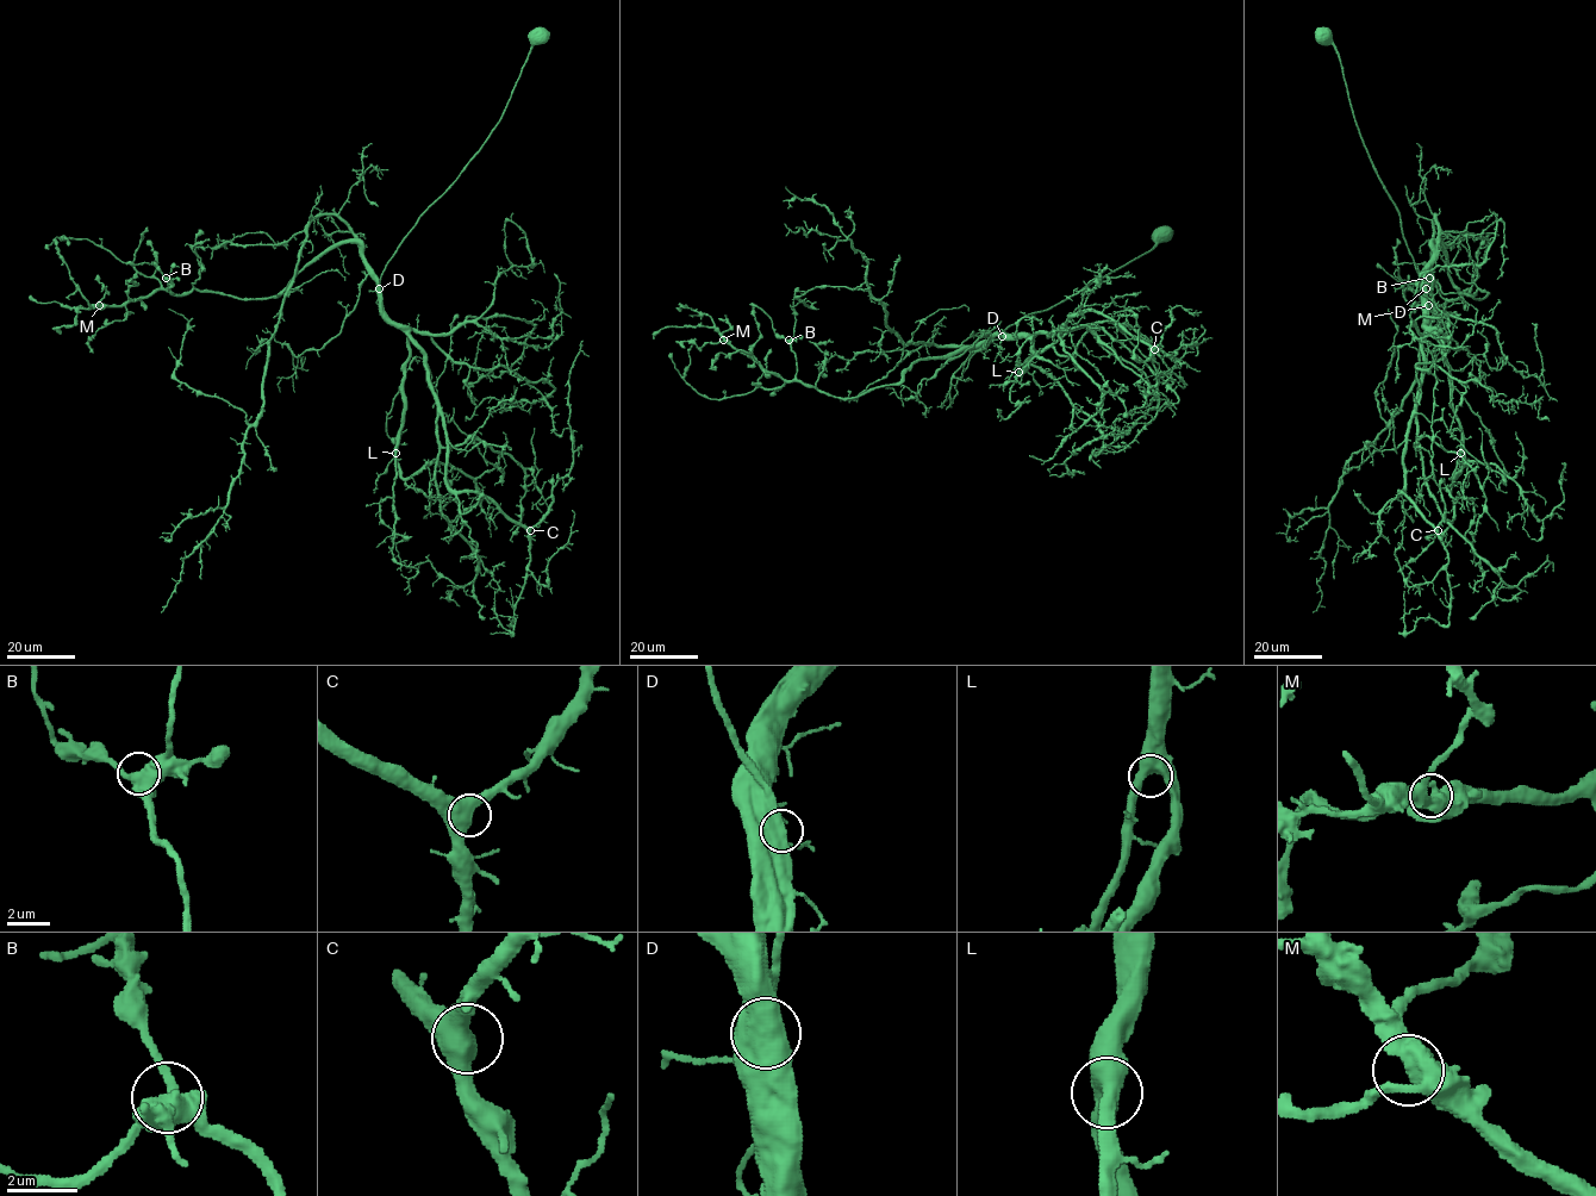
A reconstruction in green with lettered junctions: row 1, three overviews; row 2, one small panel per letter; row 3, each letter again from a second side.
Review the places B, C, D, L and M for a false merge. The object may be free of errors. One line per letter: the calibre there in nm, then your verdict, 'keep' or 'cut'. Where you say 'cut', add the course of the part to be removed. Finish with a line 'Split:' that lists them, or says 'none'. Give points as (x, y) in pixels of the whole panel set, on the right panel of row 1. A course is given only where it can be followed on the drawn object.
B: 550 nm thick; keep
C: 550 nm thick; keep
D: 600 nm thick; keep
L: 550 nm thick; keep
M: 600 nm thick; keep
Split: none

